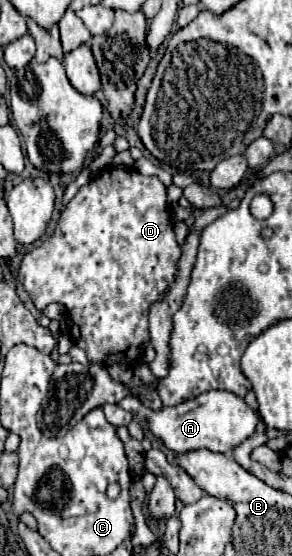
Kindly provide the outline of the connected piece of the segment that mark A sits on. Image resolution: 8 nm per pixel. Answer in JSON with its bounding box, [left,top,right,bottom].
[120,389,258,453]

